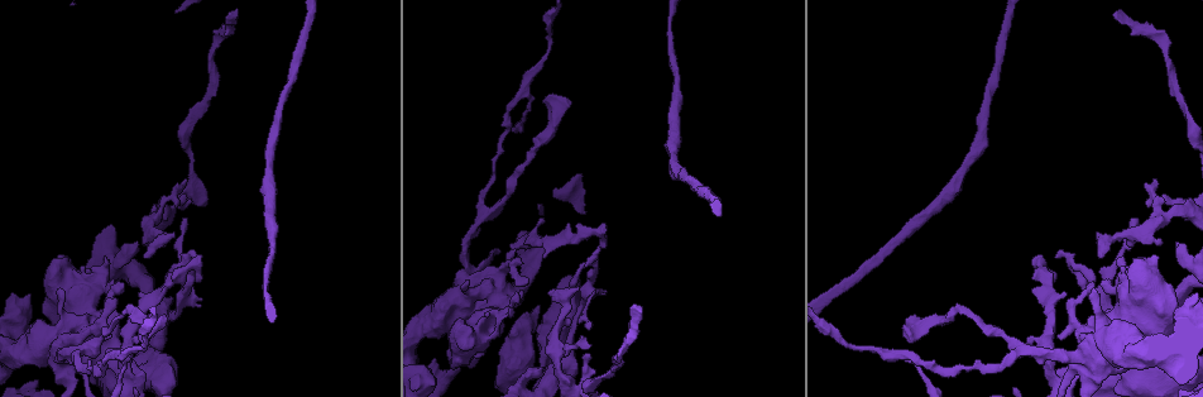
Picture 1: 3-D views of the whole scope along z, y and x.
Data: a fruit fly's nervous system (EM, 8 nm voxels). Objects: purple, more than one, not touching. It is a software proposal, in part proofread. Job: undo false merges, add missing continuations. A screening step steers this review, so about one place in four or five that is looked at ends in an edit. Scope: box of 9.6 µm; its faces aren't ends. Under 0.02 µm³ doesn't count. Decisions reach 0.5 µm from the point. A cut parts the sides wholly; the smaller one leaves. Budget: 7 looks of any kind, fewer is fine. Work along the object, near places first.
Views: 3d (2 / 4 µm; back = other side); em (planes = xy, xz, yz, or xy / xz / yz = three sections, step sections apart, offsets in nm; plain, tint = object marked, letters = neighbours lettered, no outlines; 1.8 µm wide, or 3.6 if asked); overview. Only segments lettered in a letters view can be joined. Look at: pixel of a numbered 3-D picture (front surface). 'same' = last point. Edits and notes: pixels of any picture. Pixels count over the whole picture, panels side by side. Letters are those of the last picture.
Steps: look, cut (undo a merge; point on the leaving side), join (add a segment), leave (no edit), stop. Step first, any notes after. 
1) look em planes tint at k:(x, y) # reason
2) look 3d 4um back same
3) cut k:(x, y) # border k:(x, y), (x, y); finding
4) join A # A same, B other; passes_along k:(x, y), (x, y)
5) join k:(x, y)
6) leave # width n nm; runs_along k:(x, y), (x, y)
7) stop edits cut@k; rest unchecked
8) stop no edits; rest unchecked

look em 3.6um planes tint at 1:(150, 354)

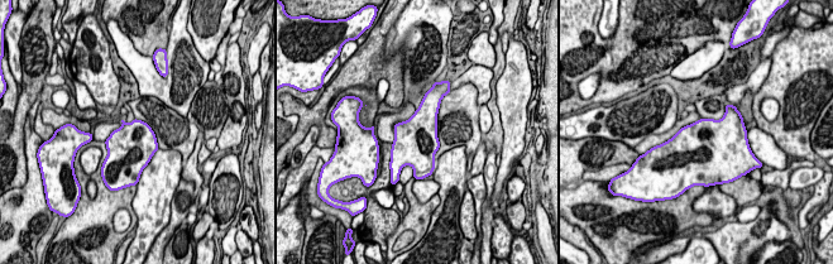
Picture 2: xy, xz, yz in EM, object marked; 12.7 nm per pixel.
look em 3.6um planes letters same # what lies round it

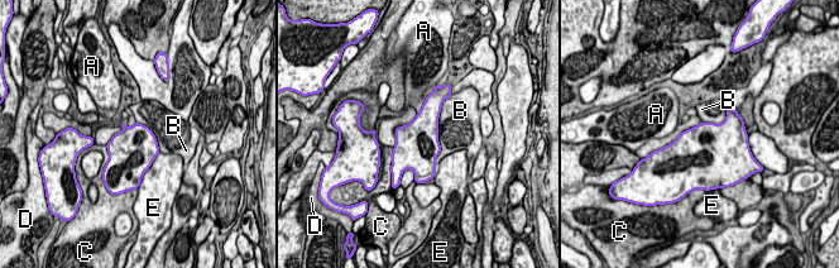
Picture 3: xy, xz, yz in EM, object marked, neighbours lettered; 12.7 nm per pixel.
leave # longest_contact B 650 nm; A other, B other, C other, D other, E other; border 3:(417, 114), (396, 129), (393, 147); all the same cell

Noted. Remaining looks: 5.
look 3d 4um at 1:(1136, 321) # thick turns thin

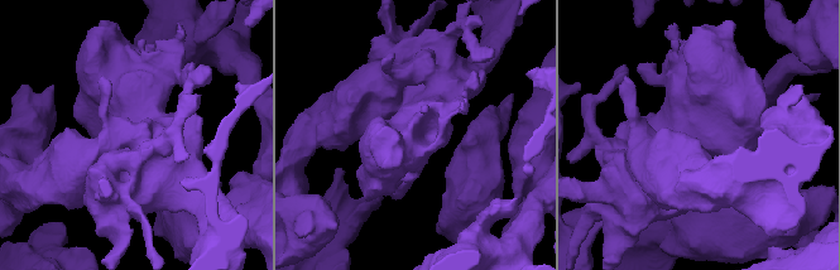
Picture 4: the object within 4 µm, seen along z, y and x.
look em planes tint at 4:(700, 127) # now the EM

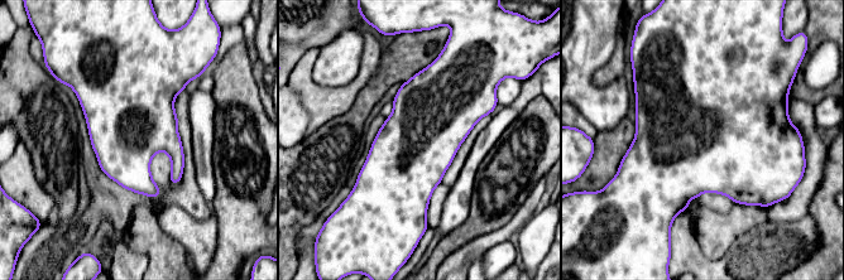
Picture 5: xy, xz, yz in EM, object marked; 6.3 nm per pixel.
look em planes letters same # see the neighbours

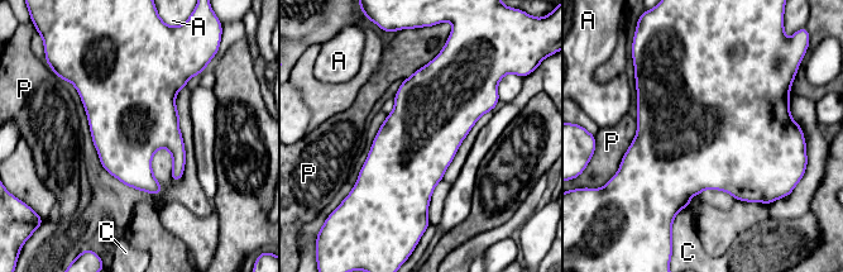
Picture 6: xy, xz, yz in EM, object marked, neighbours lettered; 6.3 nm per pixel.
leave # longest_contact P 300 nm; A other, C other, P other; border 6:(689, 206), (680, 210), (673, 219); all the same cell

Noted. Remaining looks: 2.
look em planes plain at 1:(588, 353) # free end

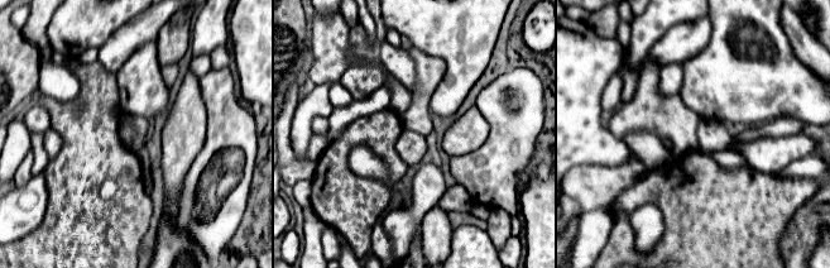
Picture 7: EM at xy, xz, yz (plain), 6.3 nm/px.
look em planes letters same

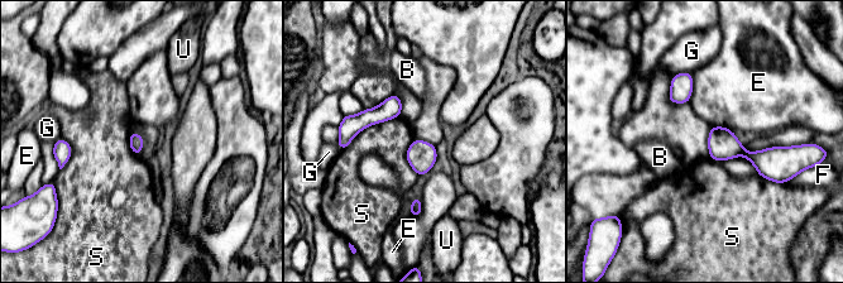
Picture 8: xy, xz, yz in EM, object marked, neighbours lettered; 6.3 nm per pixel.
leave # longest_contact S 440 nm; B other, E other, F other, G other, S other, U other; none of them fits

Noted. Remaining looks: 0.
stop no edits; rest unchecked

